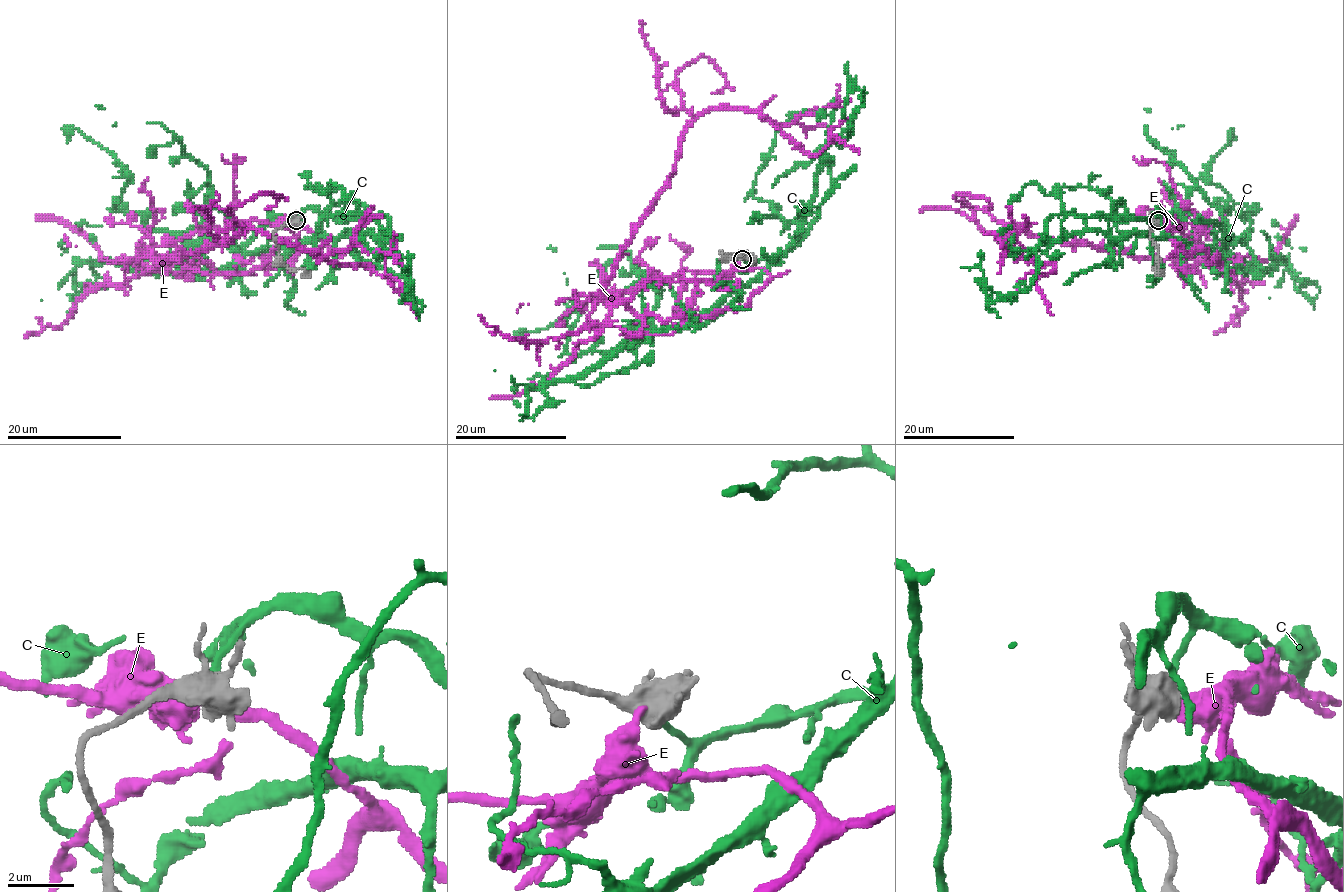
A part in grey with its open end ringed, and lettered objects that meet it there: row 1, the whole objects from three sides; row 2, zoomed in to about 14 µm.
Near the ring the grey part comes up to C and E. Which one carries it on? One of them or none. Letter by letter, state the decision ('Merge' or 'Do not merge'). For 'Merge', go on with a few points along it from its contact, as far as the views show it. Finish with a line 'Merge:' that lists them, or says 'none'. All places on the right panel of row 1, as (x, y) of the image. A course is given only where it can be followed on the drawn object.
C: Merge. Its course: (1157, 221), (1067, 215), (1056, 241), (1242, 241), (1255, 211), (1209, 171), (1230, 130), (1231, 144)
E: Do not merge
Merge: C

